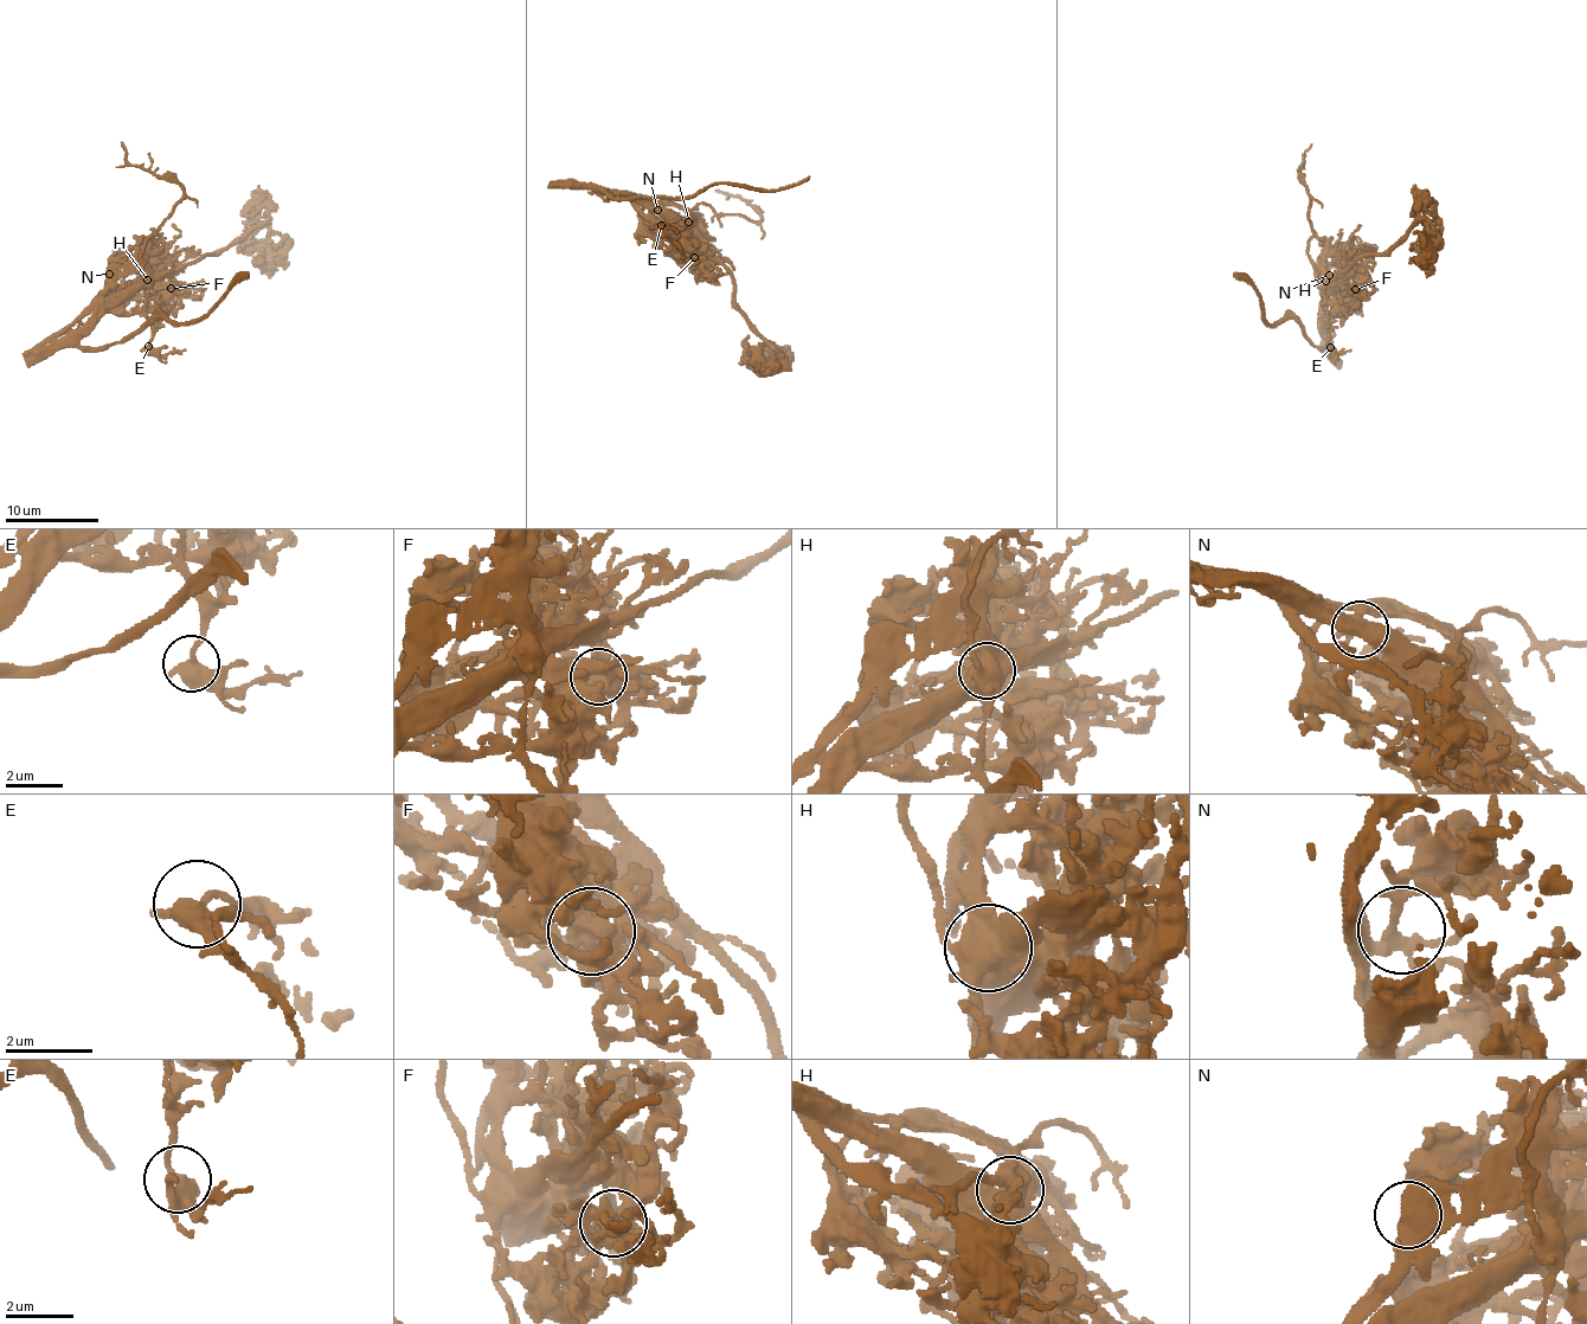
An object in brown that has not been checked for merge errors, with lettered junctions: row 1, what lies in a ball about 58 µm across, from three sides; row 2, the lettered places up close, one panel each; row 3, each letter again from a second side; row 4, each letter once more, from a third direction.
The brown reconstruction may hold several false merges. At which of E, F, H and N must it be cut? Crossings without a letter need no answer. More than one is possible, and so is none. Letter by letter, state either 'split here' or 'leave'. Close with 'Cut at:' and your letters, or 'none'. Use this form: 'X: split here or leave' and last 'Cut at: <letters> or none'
E: leave
F: split here
H: split here
N: leave
Cut at: F, H

